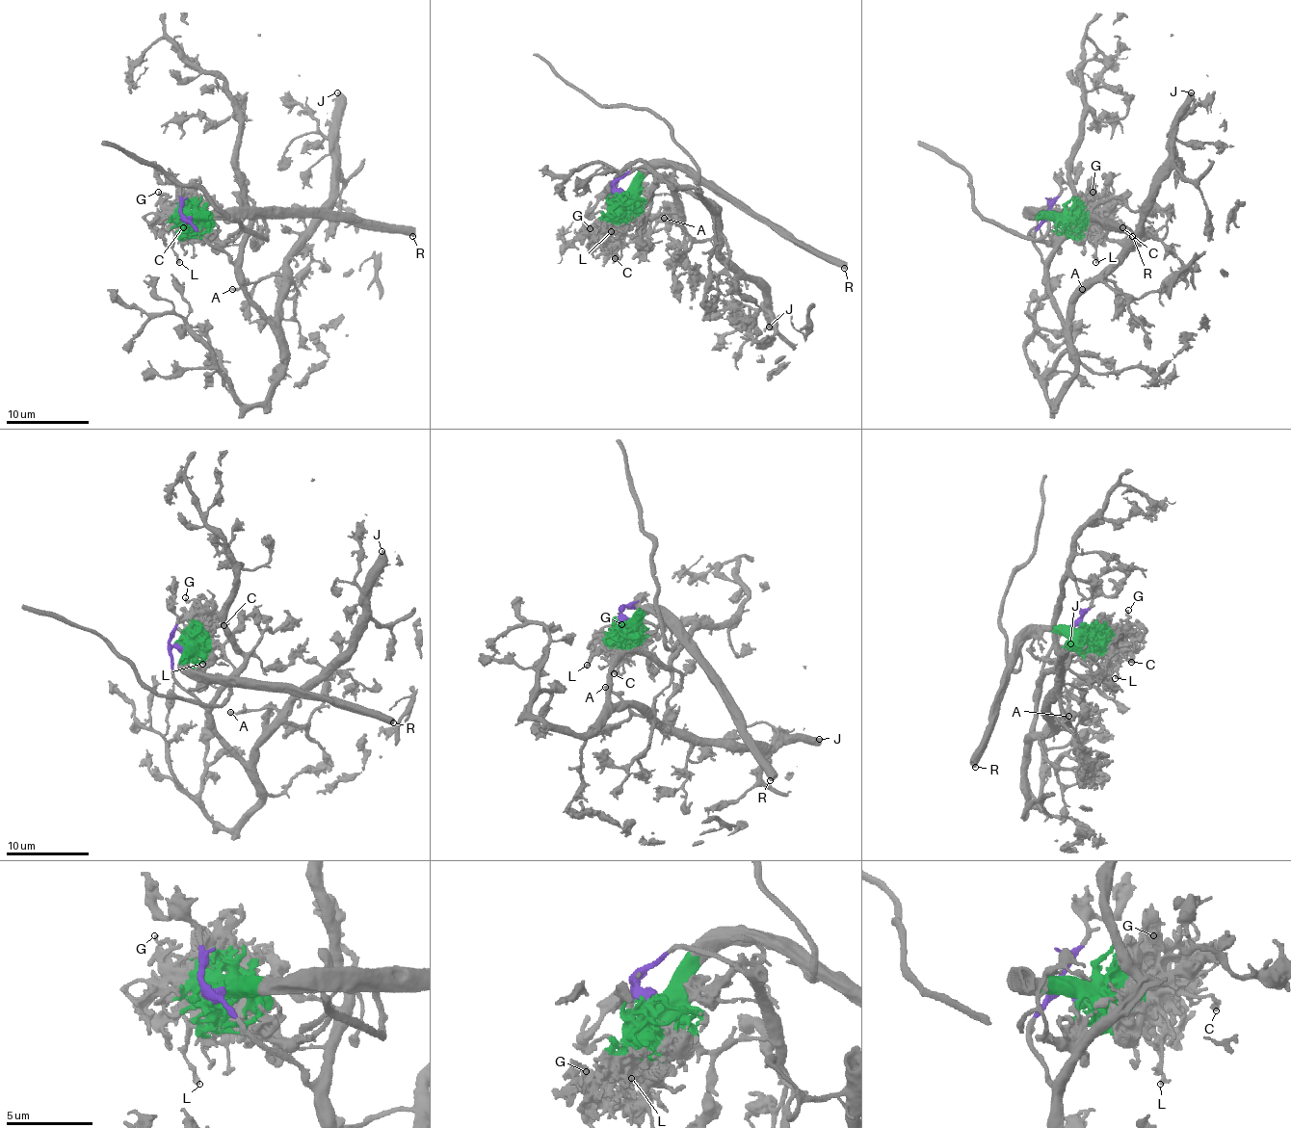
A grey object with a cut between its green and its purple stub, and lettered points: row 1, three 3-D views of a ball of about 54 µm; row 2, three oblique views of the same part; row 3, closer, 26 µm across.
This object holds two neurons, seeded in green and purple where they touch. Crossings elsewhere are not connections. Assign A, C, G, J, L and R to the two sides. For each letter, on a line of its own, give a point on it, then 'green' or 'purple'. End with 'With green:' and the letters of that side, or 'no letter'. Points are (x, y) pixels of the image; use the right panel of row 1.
A: place (1082, 289); purple
C: place (1122, 227); green
G: place (1093, 192); green
J: place (1191, 92); purple
L: place (1095, 262); green
R: place (1132, 236); green
With green: C, G, L, R

